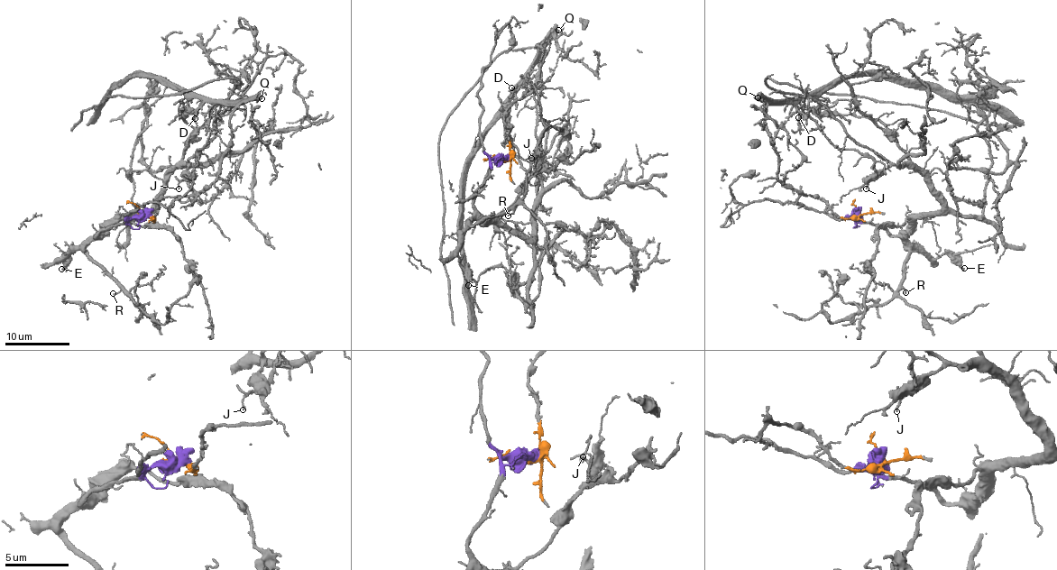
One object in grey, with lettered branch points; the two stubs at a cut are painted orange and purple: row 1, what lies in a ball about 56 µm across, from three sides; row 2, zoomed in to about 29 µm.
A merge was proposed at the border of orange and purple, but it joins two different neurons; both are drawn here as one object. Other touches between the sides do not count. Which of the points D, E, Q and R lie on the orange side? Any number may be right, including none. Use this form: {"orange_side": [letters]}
{"orange_side": ["D", "Q"]}

